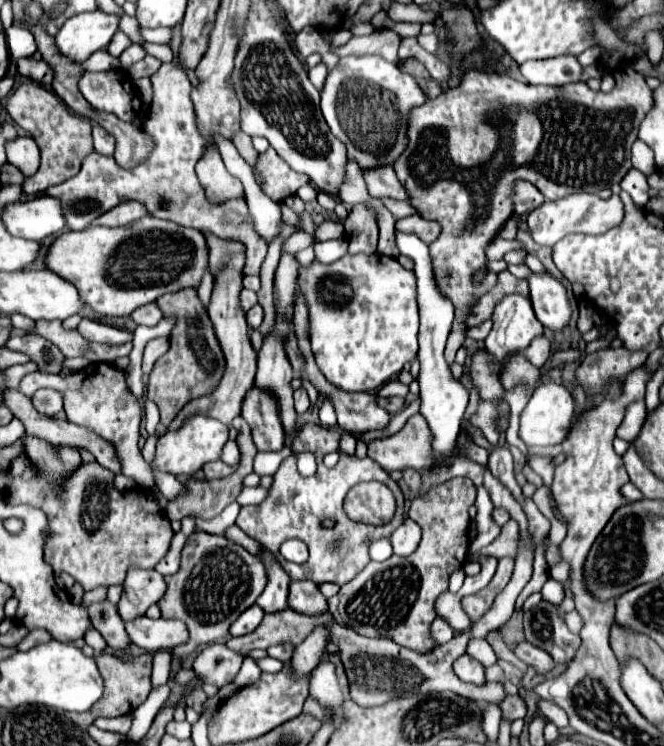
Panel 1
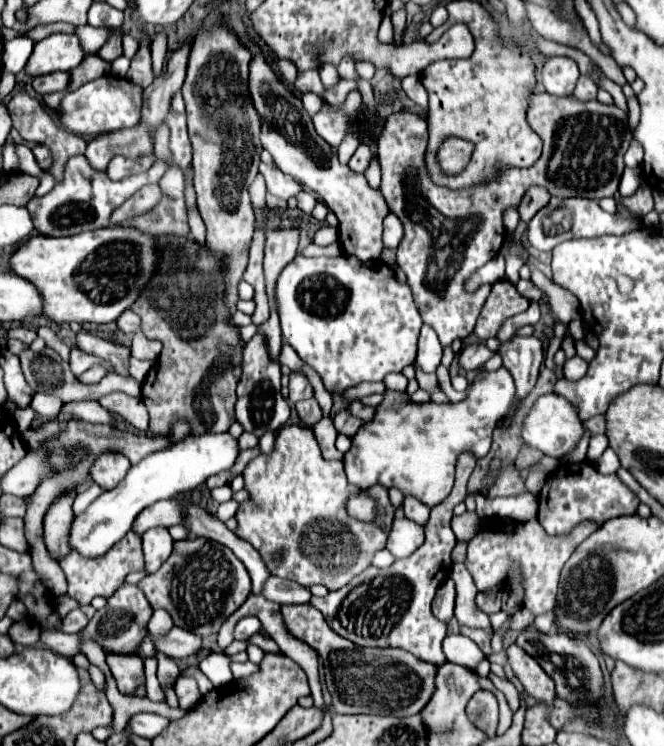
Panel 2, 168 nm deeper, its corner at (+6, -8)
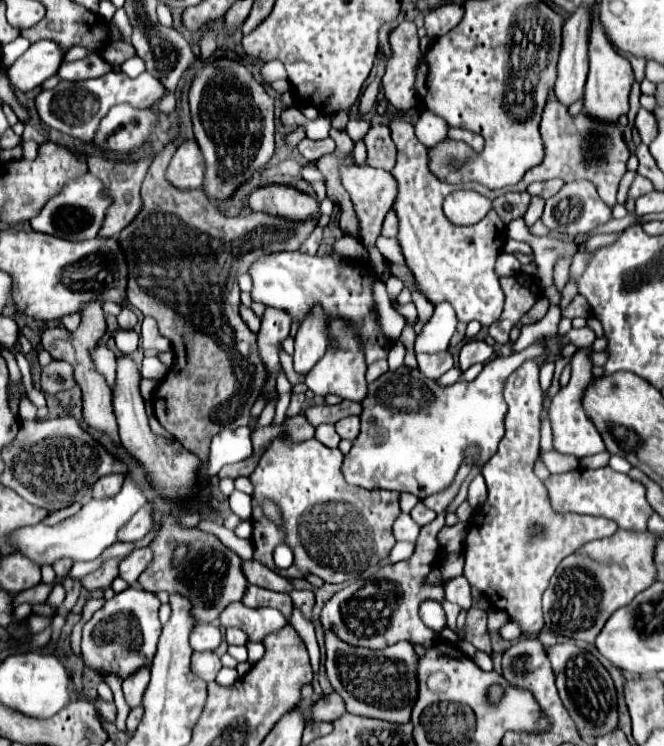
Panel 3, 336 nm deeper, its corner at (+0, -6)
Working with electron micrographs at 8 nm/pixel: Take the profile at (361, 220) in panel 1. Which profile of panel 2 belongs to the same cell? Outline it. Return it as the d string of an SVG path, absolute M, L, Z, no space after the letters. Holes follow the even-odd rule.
M255 56L249 70L249 92L263 122L263 148L271 152L281 172L293 176L305 188L313 190L327 204L327 208L335 212L339 218L339 244L343 246L345 254L357 256L363 262L377 260L383 250L383 218L389 214L383 194L371 188L363 174L353 172L349 166L341 166L337 156L331 154L331 146L313 130L313 122L301 100L285 88L263 56Z

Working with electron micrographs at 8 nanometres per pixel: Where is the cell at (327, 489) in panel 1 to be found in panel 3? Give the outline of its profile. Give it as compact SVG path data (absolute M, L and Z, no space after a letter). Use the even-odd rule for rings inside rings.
M281 434L271 442L271 446L261 456L255 472L249 476L253 484L253 494L251 494L251 500L253 500L253 514L251 514L253 538L251 542L255 546L253 560L259 560L261 564L269 566L273 572L285 578L305 578L307 574L315 574L323 582L341 584L345 580L357 578L365 568L381 562L389 554L389 550L395 546L391 528L397 516L401 514L399 492L365 490L359 486L351 486L343 478L341 464L343 464L343 452L339 448L323 446L317 438L305 440L305 442L291 442L285 434ZM265 498L273 498L279 504L283 518L287 522L287 532L281 532L271 520L263 516L261 500ZM283 542L287 542L295 554L295 560L287 570L281 570L273 564L273 550Z

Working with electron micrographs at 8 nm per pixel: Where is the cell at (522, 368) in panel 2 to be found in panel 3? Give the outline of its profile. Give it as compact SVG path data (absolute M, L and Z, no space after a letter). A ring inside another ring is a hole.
M525 360L509 376L505 384L505 400L509 404L505 436L499 442L495 456L483 466L489 498L469 520L463 550L463 576L471 586L477 586L495 608L505 610L513 622L519 622L523 634L539 634L543 628L541 598L559 562L583 544L611 536L617 530L617 524L597 516L555 514L549 504L547 488L533 474L533 464L539 456L541 426L541 386L535 360Z

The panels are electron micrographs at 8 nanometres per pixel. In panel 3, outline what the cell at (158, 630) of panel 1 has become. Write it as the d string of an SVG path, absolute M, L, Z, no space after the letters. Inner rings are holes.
M197 622L191 630L191 648L193 650L215 650L219 644L221 644L221 632L217 626L213 624L203 624L203 622Z

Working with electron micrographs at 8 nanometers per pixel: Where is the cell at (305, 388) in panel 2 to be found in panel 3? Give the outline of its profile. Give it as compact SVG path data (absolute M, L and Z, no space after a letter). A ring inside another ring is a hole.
M315 308L305 318L295 336L295 354L293 354L295 372L307 376L311 368L317 364L317 360L323 358L323 352L327 352L325 316L319 308Z

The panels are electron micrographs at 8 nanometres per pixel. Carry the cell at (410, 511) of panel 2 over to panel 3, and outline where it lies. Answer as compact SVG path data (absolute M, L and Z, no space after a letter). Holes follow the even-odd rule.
M419 502L419 504L411 510L411 518L413 518L419 526L425 526L425 524L429 524L431 520L435 520L435 512L429 510L423 502Z

